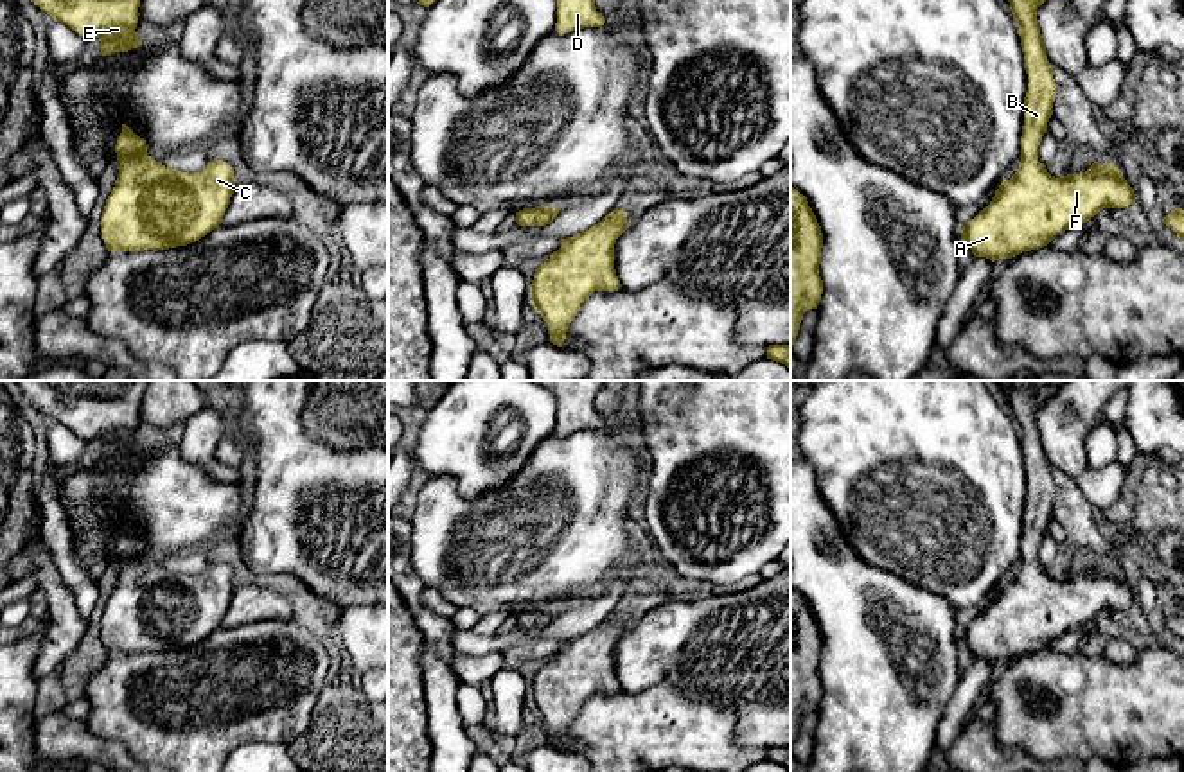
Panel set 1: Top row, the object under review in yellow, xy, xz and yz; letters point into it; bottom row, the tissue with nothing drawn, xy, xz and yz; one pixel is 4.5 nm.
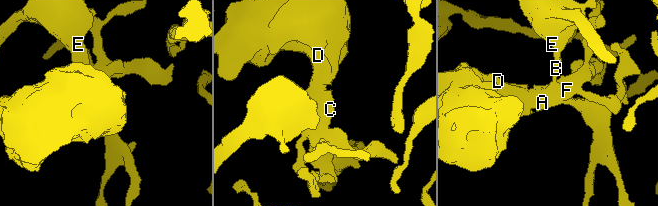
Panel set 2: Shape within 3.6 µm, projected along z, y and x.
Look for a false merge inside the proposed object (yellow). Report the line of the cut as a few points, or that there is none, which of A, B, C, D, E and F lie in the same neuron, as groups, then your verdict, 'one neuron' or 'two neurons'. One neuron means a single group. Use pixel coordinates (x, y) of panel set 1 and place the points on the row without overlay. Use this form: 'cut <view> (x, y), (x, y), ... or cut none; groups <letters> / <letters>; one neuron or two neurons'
cut none; groups A B C D E F; one neuron

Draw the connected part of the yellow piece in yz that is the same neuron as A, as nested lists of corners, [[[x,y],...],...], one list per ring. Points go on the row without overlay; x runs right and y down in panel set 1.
[[[995,381],[1019,425],[1028,494],[1019,573],[1004,582],[990,607],[961,630],[974,659],[992,664],[1047,648],[1058,636],[1087,625],[1103,610],[1128,610],[1134,591],[1114,566],[1055,580],[1038,564],[1038,548],[1053,517],[1056,485],[1047,463],[1037,411],[1065,381]]]

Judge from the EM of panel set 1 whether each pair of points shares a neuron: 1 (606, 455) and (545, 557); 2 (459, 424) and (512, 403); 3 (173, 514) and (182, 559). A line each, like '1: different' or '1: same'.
1: same
2: same
3: different

